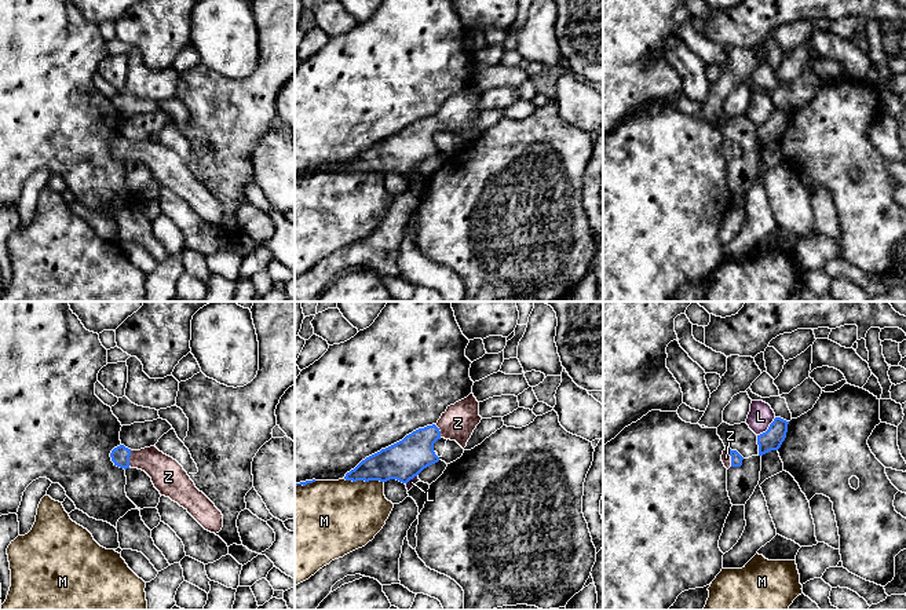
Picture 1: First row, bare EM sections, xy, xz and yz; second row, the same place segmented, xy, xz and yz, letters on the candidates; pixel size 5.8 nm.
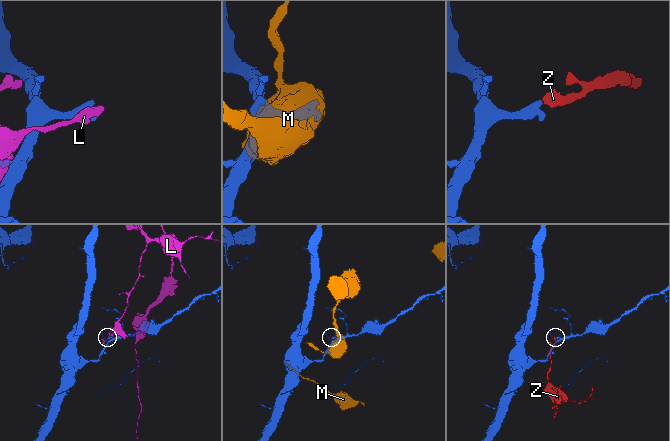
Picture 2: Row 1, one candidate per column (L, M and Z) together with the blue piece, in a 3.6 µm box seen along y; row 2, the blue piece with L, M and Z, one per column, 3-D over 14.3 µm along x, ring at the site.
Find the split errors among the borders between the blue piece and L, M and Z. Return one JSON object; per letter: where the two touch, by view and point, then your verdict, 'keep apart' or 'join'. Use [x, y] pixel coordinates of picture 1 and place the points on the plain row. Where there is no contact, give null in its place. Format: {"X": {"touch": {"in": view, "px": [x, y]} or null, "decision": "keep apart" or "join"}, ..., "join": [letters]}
{"L": {"touch": {"in": "yz", "px": [768, 120]}, "decision": "keep apart"}, "M": {"touch": {"in": "xz", "px": [364, 171]}, "decision": "keep apart"}, "Z": {"touch": {"in": "yz", "px": [731, 149]}, "decision": "join"}, "join": ["Z"]}

